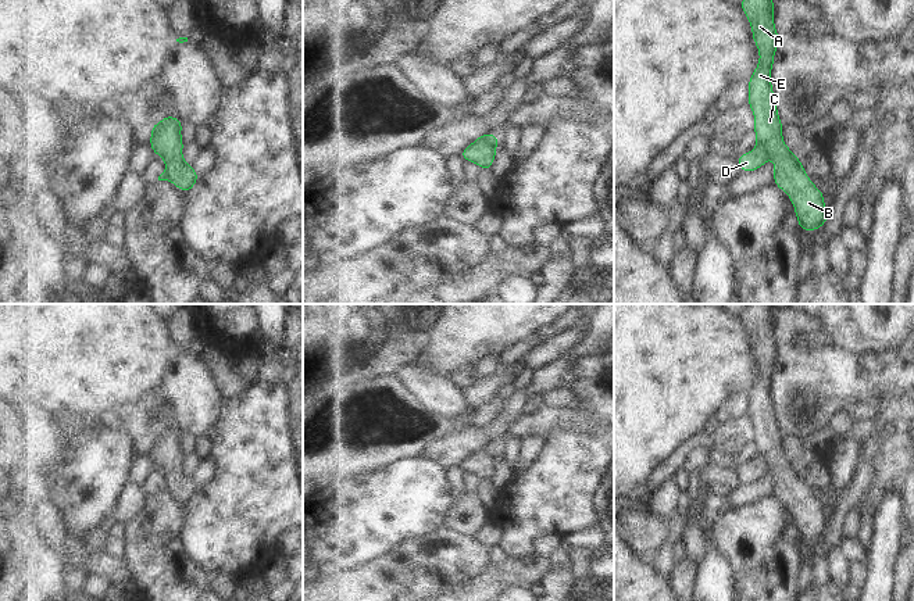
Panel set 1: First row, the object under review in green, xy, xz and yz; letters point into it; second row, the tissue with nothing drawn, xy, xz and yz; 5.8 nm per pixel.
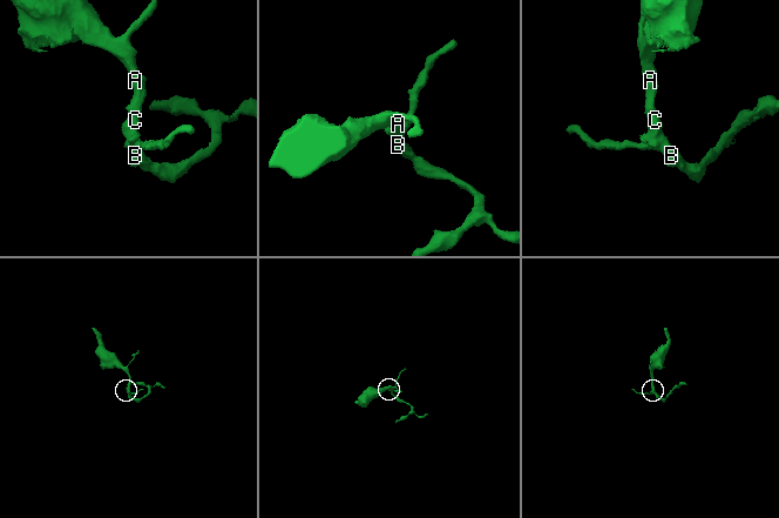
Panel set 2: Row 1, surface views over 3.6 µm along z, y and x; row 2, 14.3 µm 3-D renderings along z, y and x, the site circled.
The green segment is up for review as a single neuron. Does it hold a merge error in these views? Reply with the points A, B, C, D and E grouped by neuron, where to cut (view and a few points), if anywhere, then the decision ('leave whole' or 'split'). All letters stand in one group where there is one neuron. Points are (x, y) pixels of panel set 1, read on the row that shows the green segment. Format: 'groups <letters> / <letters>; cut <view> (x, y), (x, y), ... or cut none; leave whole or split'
groups A B C D E; cut none; leave whole

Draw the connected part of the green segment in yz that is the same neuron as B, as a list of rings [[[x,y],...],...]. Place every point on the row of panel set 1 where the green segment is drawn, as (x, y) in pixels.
[[[742,0],[758,47],[760,61],[749,79],[747,104],[754,112],[754,133],[757,146],[753,153],[736,157],[742,172],[760,169],[768,158],[774,158],[774,185],[782,189],[792,200],[801,230],[818,230],[828,219],[824,193],[817,189],[806,175],[801,160],[796,158],[783,144],[782,129],[774,90],[771,87],[771,68],[774,54],[782,39],[774,25],[774,0]]]

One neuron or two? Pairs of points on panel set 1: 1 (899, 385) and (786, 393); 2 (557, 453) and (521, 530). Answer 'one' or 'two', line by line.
1: one
2: one

